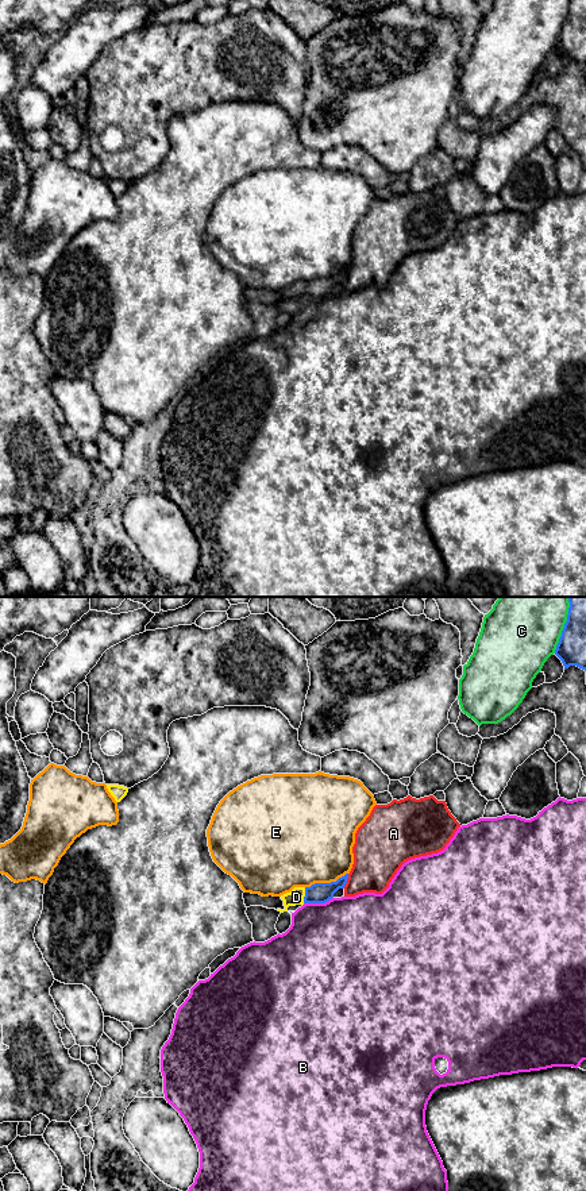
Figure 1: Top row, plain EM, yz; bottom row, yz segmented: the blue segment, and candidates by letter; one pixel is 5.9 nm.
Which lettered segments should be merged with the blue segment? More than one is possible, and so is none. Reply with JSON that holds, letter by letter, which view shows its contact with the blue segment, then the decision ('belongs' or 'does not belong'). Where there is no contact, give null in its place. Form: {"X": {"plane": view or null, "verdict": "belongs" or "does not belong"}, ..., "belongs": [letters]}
{"A": {"plane": "yz", "verdict": "does not belong"}, "B": {"plane": "yz", "verdict": "does not belong"}, "C": {"plane": "yz", "verdict": "does not belong"}, "D": {"plane": "yz", "verdict": "belongs"}, "E": {"plane": "yz", "verdict": "does not belong"}, "belongs": ["D"]}

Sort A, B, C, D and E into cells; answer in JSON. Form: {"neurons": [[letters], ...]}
{"neurons": [["A"], ["B"], ["C"], ["D"], ["E"]]}

